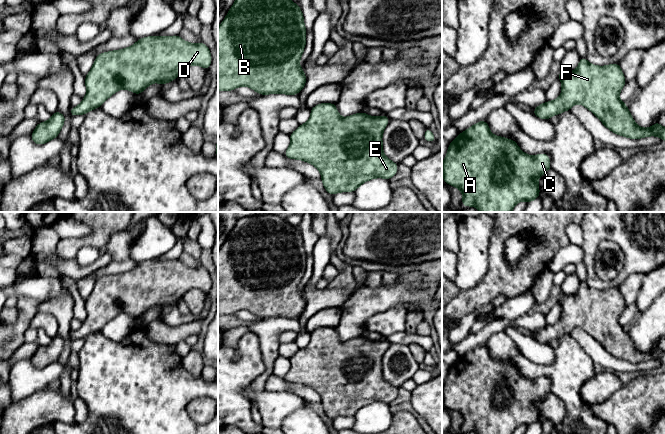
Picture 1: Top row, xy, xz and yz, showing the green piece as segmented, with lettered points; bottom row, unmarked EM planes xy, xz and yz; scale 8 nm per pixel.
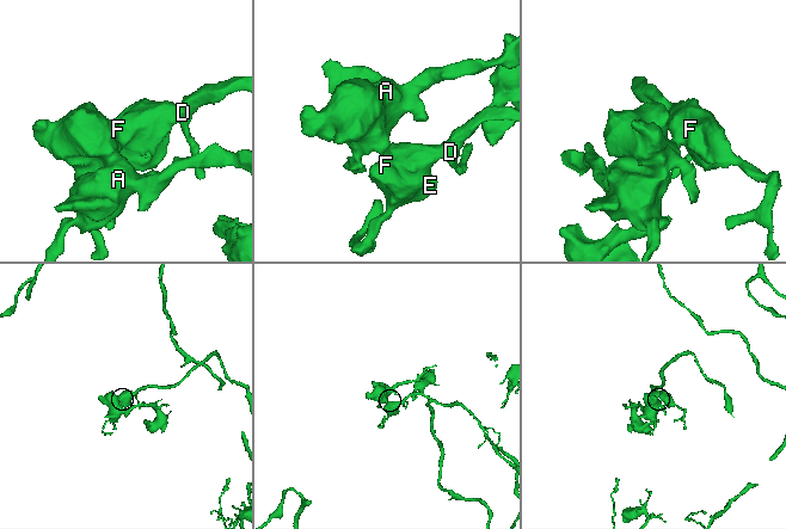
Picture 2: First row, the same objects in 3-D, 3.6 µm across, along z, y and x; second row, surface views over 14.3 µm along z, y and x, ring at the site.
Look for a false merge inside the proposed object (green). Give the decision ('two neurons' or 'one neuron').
one neuron

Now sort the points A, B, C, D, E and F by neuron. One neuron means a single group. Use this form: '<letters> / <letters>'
A B C D E F

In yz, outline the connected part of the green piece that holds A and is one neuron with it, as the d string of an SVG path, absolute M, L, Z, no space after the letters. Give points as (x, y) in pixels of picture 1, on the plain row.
M487 343L459 357L458 361L449 367L442 387L443 405L462 416L462 430L474 430L478 434L512 434L520 425L528 427L536 424L540 418L537 403L550 393L548 378L530 380L522 376L514 364L493 359L488 351Z

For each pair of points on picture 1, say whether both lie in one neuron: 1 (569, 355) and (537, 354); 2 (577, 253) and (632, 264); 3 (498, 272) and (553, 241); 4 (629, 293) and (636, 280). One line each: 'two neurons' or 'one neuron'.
1: two neurons
2: two neurons
3: one neuron
4: one neuron

